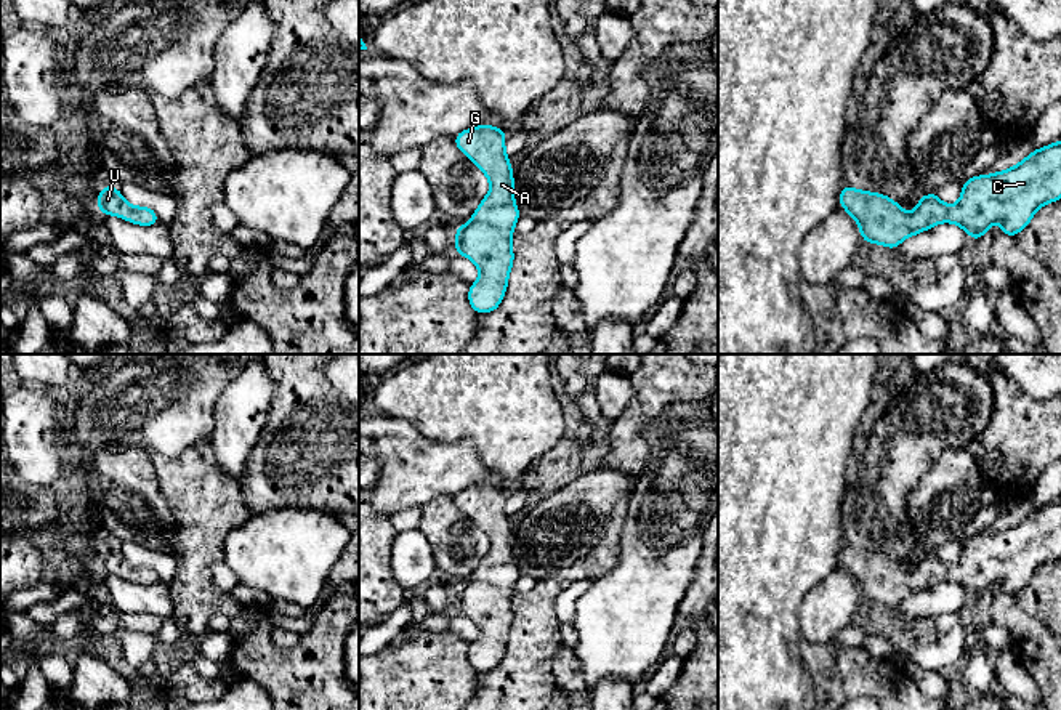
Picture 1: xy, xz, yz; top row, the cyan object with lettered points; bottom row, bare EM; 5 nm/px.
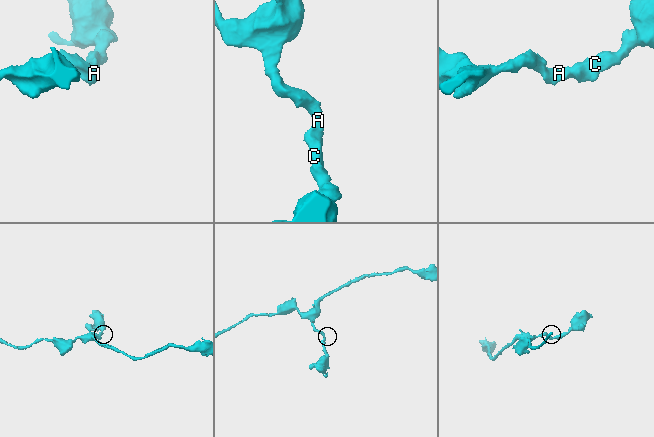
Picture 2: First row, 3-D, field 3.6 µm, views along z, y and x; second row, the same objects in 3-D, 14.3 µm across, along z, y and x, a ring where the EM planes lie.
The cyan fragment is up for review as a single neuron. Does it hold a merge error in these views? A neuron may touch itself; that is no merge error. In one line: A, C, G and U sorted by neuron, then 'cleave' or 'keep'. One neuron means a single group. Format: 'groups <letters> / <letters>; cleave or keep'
groups A C G U; keep

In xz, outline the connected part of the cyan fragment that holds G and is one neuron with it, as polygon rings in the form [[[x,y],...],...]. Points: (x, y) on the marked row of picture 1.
[[[484,123],[454,136],[454,144],[490,183],[471,220],[455,229],[454,250],[470,258],[481,272],[468,290],[468,303],[476,314],[494,313],[500,306],[514,261],[511,232],[521,213],[513,197],[514,178],[505,135],[506,128]]]

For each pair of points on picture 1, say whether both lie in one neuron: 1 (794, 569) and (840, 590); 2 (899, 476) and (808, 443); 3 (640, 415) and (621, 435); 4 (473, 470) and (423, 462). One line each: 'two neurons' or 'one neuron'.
1: two neurons
2: two neurons
3: one neuron
4: one neuron

